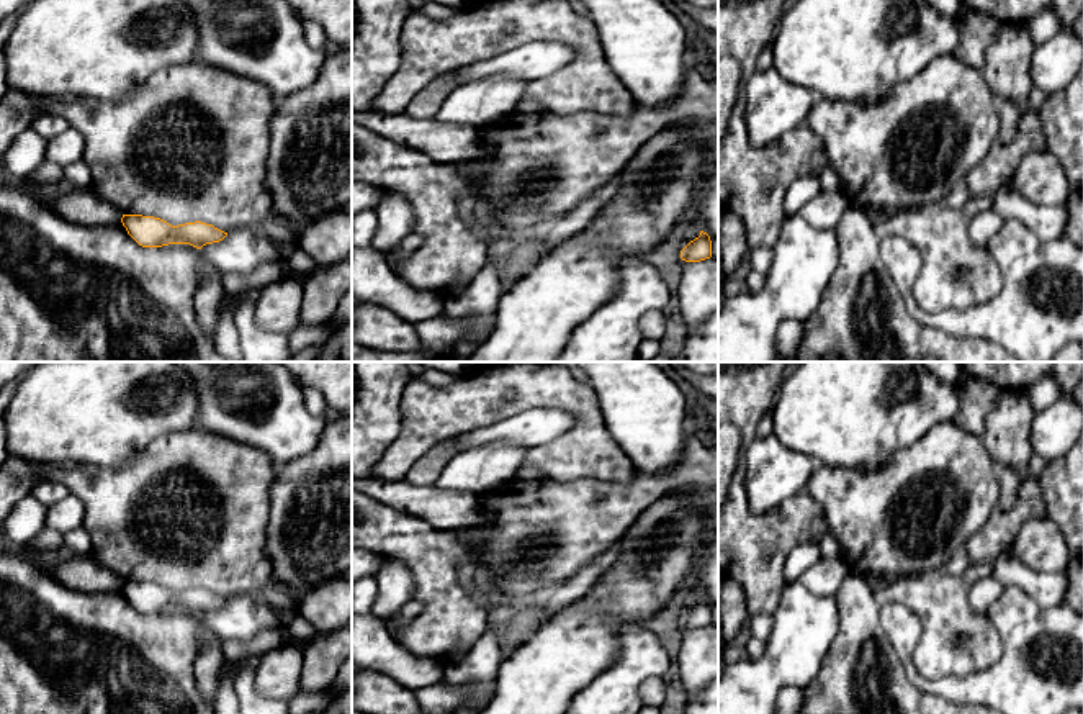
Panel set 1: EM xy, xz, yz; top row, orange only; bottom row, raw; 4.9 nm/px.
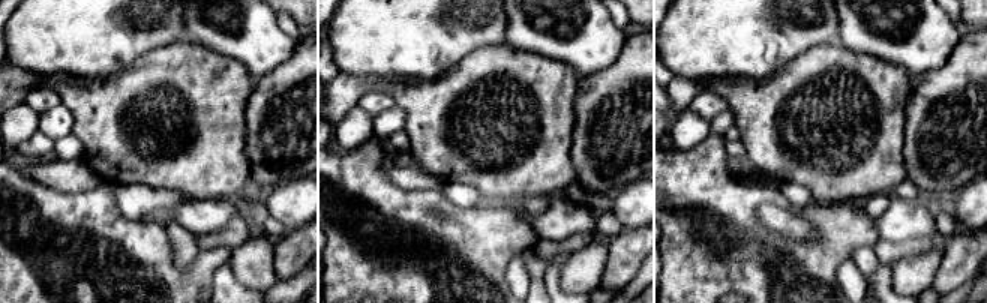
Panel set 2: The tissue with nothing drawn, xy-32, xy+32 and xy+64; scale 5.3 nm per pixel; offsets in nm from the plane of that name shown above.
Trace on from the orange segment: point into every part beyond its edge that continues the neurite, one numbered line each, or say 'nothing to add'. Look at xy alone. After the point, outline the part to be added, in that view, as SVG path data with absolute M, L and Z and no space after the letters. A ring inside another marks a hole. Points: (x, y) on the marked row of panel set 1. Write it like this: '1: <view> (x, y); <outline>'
nothing to add

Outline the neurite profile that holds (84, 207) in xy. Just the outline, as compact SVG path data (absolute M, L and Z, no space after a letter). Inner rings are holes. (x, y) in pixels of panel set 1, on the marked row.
M92 188L72 190L51 200L57 213L70 223L106 226L121 221L123 215L103 201Z

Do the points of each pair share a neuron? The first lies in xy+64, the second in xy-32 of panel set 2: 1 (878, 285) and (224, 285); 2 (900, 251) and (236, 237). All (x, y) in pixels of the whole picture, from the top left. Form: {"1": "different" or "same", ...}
{"1": "same", "2": "same"}

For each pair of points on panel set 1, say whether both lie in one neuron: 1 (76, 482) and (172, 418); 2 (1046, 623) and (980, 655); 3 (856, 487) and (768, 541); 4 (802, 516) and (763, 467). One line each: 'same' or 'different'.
1: different
2: different
3: different
4: different

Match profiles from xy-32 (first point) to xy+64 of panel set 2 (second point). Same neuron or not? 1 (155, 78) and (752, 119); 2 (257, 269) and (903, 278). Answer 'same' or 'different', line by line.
1: same
2: same

